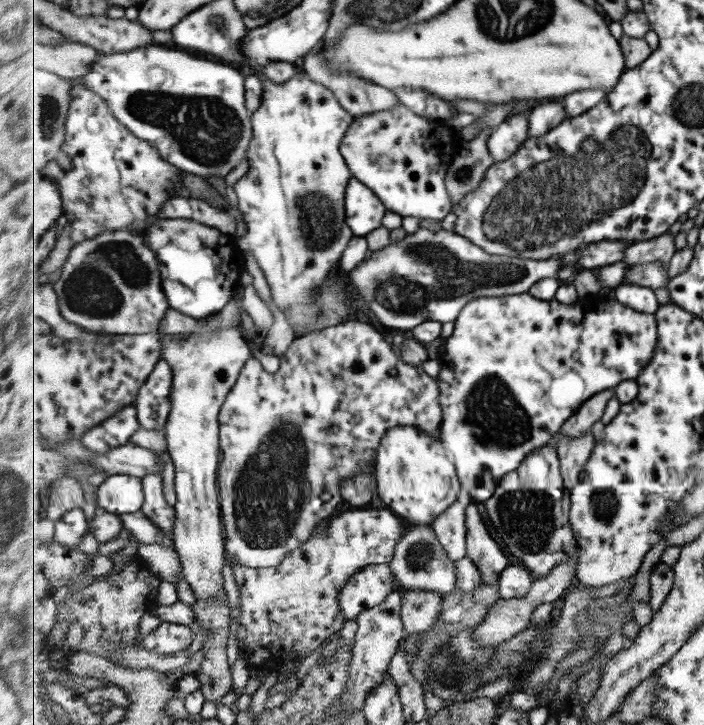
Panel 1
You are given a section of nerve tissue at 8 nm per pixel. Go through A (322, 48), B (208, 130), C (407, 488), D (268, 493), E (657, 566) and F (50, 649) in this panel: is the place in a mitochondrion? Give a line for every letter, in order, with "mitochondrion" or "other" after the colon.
A: other
B: mitochondrion
C: other
D: mitochondrion
E: other
F: other

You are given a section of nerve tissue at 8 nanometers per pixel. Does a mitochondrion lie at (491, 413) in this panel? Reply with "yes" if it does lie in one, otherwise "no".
yes

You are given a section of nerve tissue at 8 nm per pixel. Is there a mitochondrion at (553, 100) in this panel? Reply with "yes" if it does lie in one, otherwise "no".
no

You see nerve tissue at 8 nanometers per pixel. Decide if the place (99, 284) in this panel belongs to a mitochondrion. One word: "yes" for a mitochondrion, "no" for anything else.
yes

